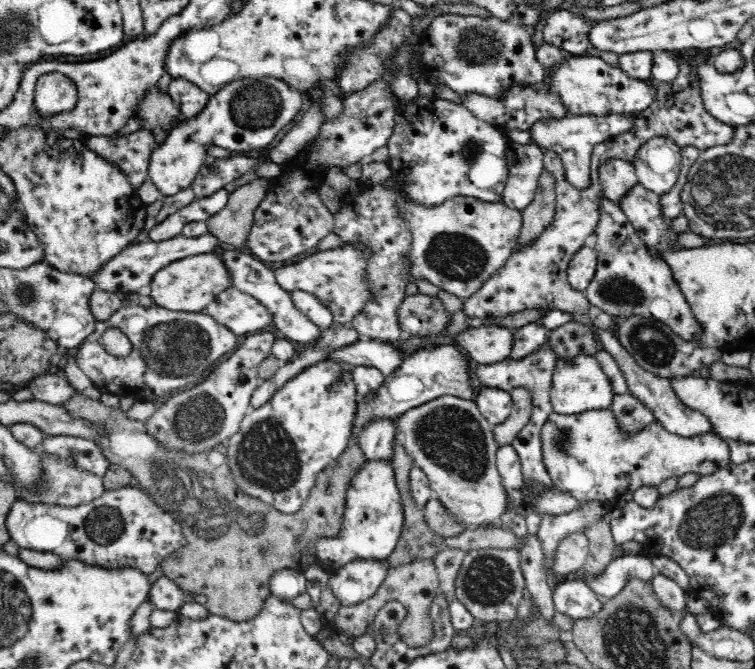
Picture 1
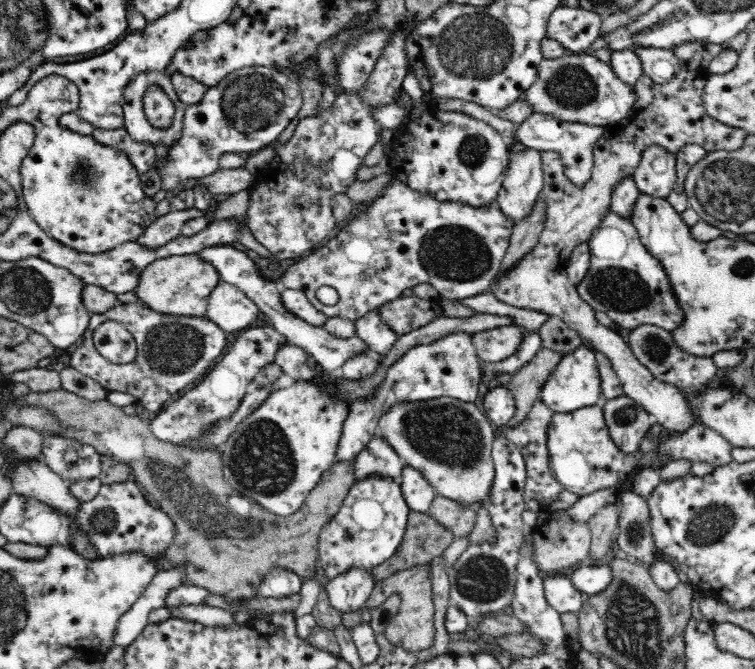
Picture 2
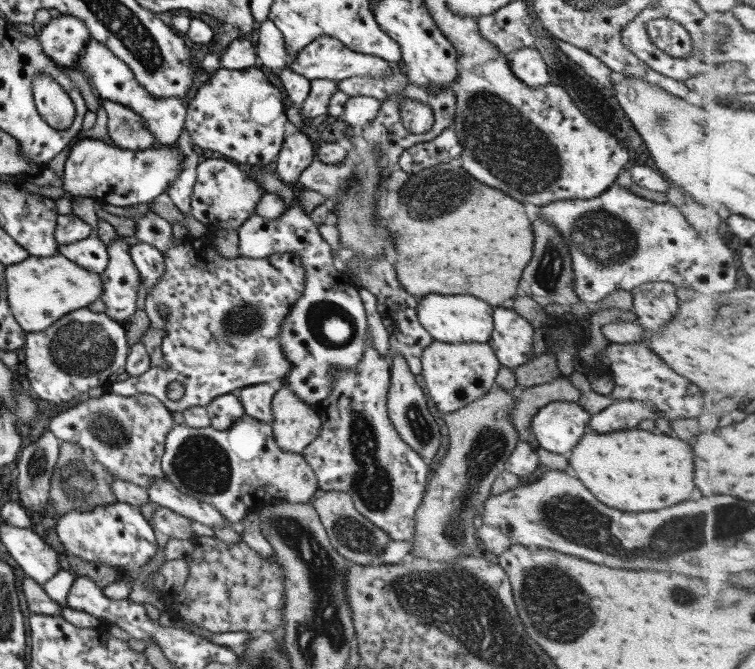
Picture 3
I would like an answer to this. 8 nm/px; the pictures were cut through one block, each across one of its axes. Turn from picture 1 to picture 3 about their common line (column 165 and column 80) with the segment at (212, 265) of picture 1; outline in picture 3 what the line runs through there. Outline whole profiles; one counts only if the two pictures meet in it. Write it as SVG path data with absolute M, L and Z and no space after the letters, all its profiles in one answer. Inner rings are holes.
M60 254L45 258L27 256L21 262L5 265L3 276L9 313L25 333L44 331L61 316L87 308L103 291L101 274L87 272Z

